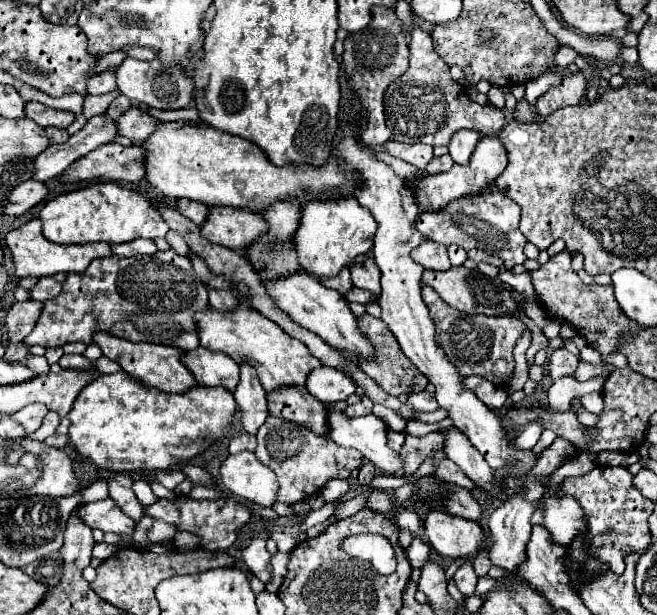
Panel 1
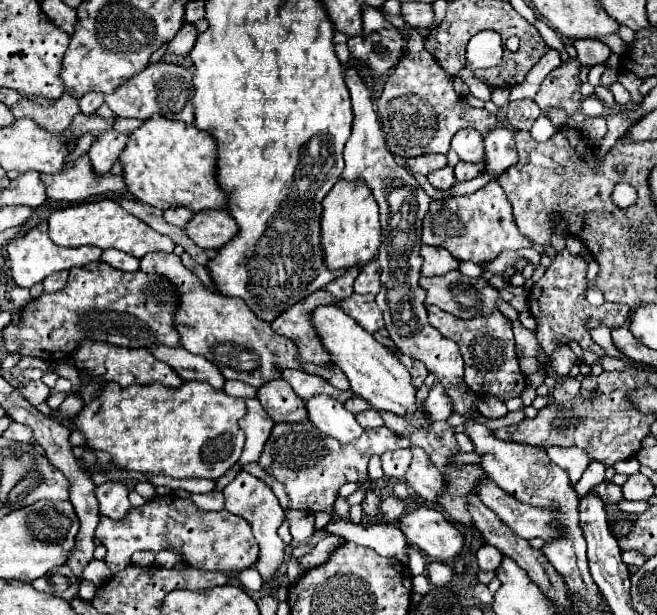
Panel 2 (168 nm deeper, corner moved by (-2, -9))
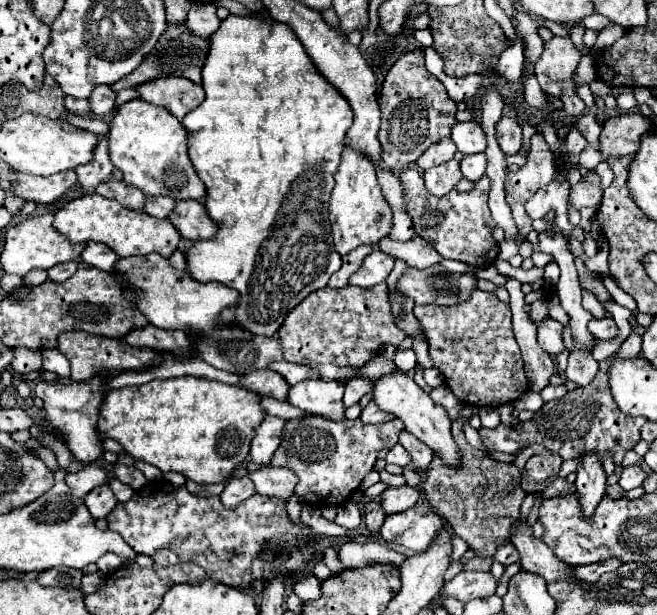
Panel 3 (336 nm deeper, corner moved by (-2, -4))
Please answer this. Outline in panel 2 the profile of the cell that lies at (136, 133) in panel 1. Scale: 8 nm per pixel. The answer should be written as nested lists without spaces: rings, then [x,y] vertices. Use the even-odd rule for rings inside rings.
[[[115,130],[103,136],[97,136],[93,146],[89,148],[89,156],[91,156],[91,164],[99,174],[103,174],[105,170],[111,170],[111,166],[117,162],[117,158],[125,150],[127,140],[129,140],[127,134],[119,134]]]

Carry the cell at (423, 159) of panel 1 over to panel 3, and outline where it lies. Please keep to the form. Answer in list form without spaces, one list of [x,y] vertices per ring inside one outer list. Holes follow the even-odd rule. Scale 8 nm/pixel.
[[[451,139],[447,141],[437,141],[435,145],[431,145],[431,149],[427,149],[427,153],[423,153],[417,161],[417,167],[421,169],[429,169],[429,167],[435,167],[435,165],[441,165],[441,163],[447,163],[449,159],[453,159],[457,147]]]

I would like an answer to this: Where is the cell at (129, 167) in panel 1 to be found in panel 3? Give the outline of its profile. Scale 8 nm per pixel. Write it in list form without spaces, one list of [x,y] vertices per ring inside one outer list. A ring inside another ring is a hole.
[[[73,171],[53,173],[49,177],[35,177],[29,173],[17,173],[13,195],[23,201],[53,203],[57,197],[61,197],[75,183],[77,183],[77,175]]]

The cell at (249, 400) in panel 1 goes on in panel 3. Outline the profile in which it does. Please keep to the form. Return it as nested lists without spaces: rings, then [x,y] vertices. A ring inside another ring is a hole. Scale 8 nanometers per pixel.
[[[267,415],[263,419],[263,423],[257,427],[257,435],[253,437],[253,443],[251,443],[251,455],[249,455],[251,461],[255,461],[261,467],[271,463],[271,457],[281,441],[283,425],[285,425],[285,419],[279,419],[277,416]]]

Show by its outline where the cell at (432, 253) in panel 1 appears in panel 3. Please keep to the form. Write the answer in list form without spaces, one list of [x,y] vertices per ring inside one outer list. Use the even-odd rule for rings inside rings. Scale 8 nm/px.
[[[413,235],[413,239],[409,241],[395,241],[391,237],[383,237],[377,245],[383,253],[391,255],[393,259],[401,259],[409,267],[415,267],[415,269],[425,269],[441,261],[439,253],[435,253],[431,243],[427,243],[419,235]]]

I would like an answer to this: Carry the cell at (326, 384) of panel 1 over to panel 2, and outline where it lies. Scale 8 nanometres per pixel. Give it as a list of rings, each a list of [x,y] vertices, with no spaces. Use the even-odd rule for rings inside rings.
[[[283,370],[283,380],[287,380],[303,400],[307,400],[315,394],[329,394],[341,402],[345,402],[349,398],[349,394],[337,390],[325,378],[321,378],[317,374],[307,374],[303,370]]]

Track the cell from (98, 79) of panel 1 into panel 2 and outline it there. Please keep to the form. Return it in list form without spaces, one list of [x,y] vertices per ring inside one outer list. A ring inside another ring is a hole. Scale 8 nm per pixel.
[[[85,94],[81,100],[79,100],[79,106],[81,106],[81,112],[83,114],[93,114],[99,106],[103,104],[103,94]]]

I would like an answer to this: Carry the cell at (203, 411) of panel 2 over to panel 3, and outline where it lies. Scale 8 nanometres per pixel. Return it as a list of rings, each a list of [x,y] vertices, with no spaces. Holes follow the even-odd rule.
[[[173,377],[173,379],[153,379],[139,387],[111,389],[105,395],[101,415],[99,415],[99,431],[105,437],[119,441],[125,451],[145,463],[155,465],[163,473],[177,471],[187,479],[197,483],[225,483],[237,465],[245,463],[249,457],[251,439],[255,437],[255,429],[263,421],[267,413],[261,407],[261,397],[249,389],[233,387],[227,383],[217,383],[199,377]]]

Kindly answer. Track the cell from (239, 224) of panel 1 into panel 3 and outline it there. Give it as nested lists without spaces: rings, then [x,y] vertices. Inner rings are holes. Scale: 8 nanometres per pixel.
[[[177,201],[175,209],[167,217],[175,229],[189,241],[209,239],[215,235],[217,225],[211,221],[211,217],[205,211],[205,205],[201,201]]]

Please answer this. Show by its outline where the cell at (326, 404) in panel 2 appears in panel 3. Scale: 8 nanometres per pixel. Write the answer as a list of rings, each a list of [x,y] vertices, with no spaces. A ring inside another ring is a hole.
[[[307,379],[289,389],[287,401],[293,407],[309,411],[313,415],[321,415],[333,421],[341,421],[345,415],[343,407],[343,383],[337,381],[321,381]]]

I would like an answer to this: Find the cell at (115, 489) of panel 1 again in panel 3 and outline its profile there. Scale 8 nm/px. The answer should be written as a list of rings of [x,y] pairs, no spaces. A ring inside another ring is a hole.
[[[101,485],[99,489],[85,495],[85,505],[95,519],[103,519],[113,511],[113,507],[117,505],[117,499],[109,489],[109,485]]]

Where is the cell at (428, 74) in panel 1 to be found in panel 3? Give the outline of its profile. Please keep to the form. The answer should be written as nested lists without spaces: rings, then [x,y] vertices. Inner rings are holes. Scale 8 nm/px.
[[[413,49],[399,57],[399,61],[389,69],[377,101],[381,107],[381,161],[383,169],[391,169],[391,173],[399,173],[415,163],[429,145],[449,137],[451,127],[457,123],[457,105],[445,91],[443,83],[425,69],[423,49]]]

